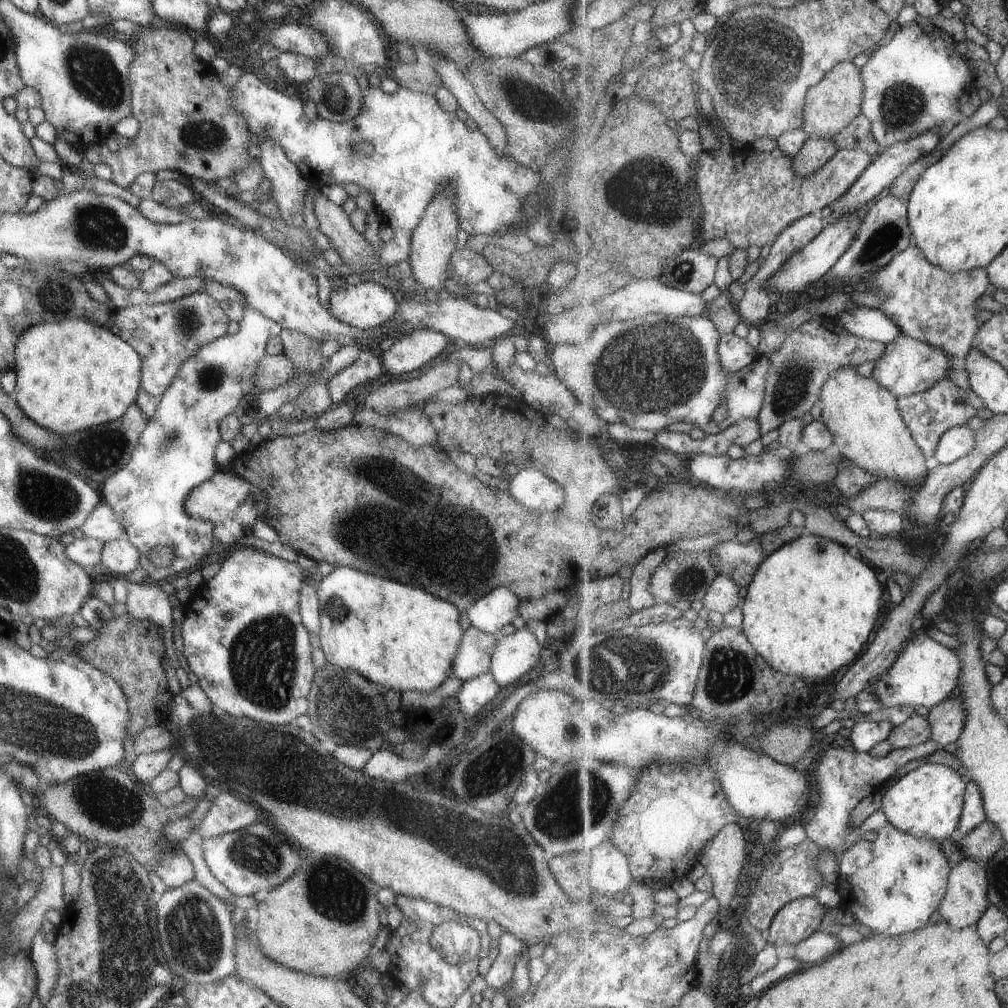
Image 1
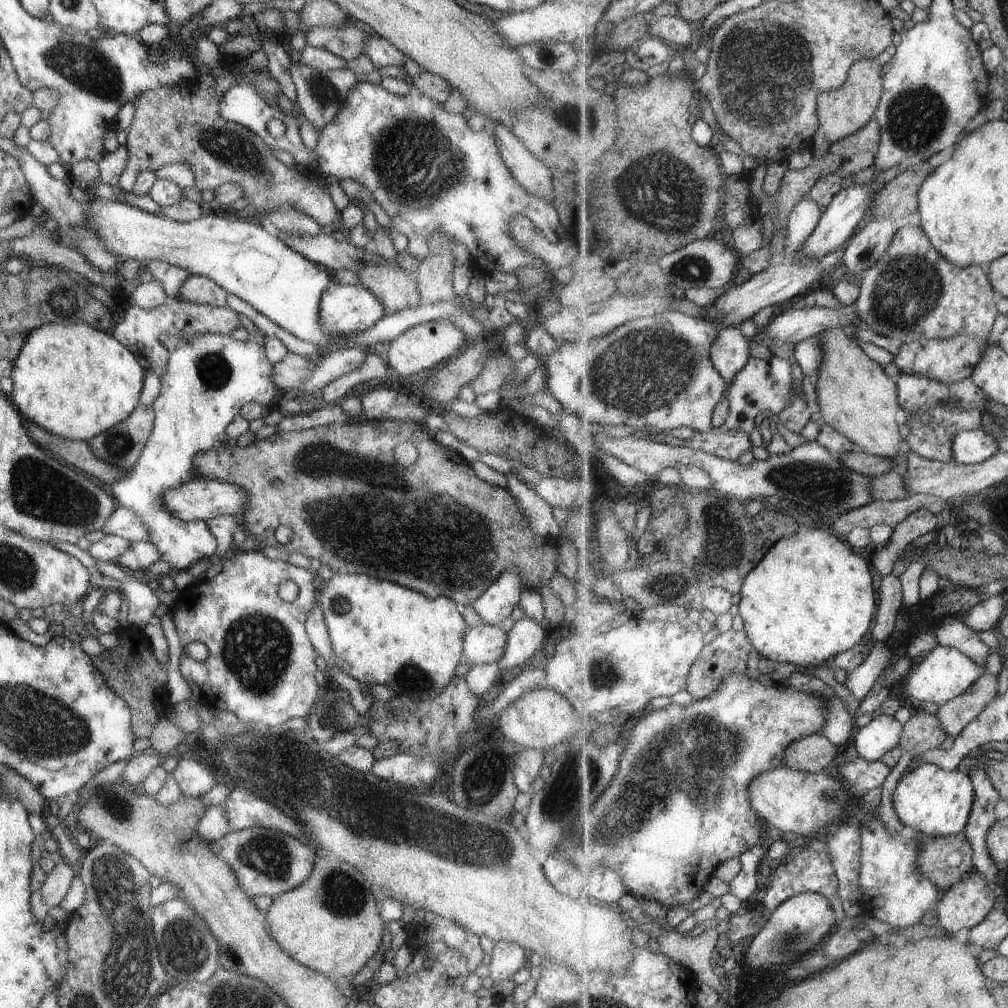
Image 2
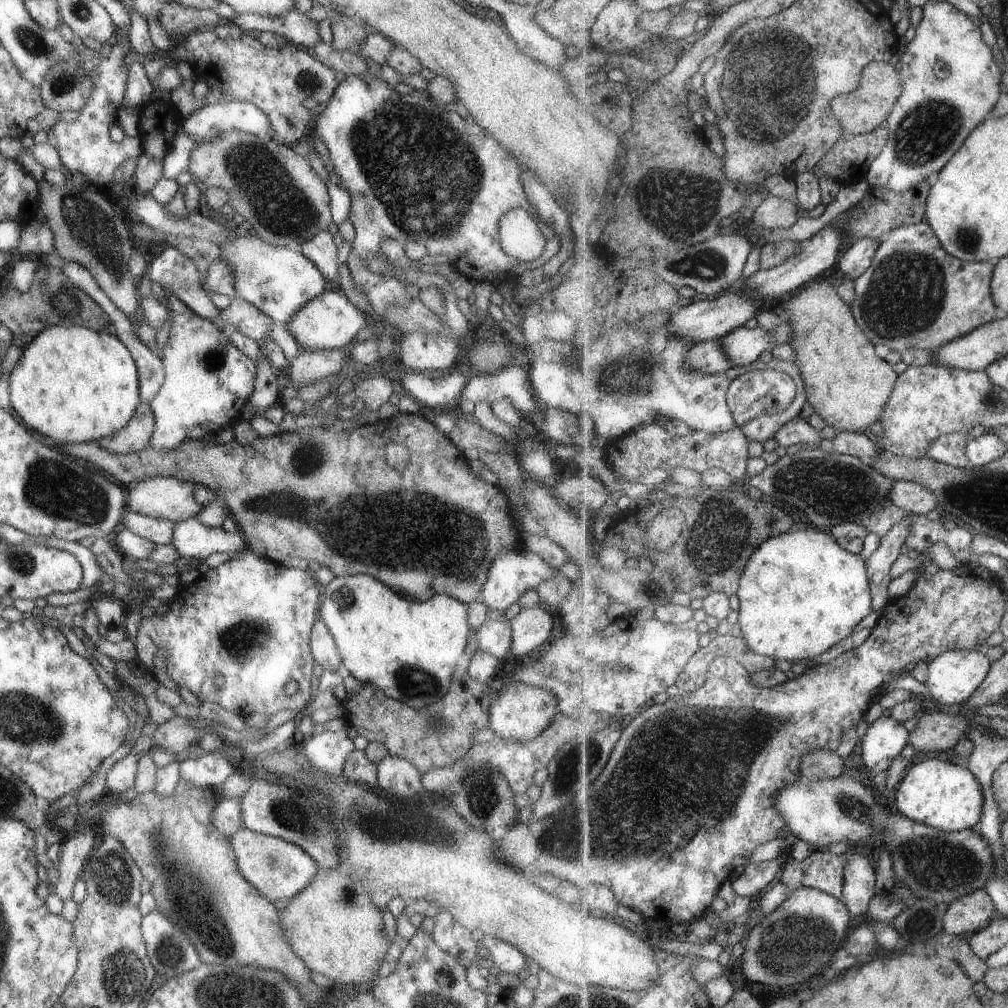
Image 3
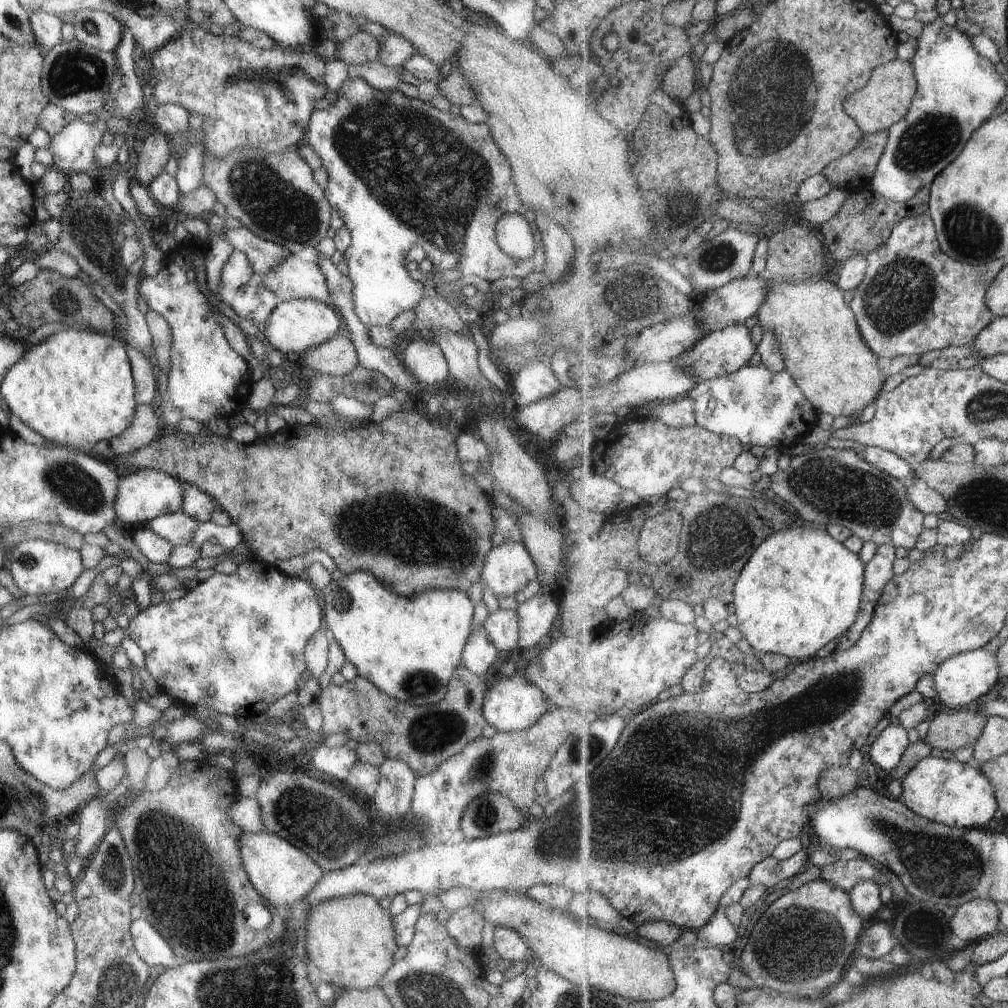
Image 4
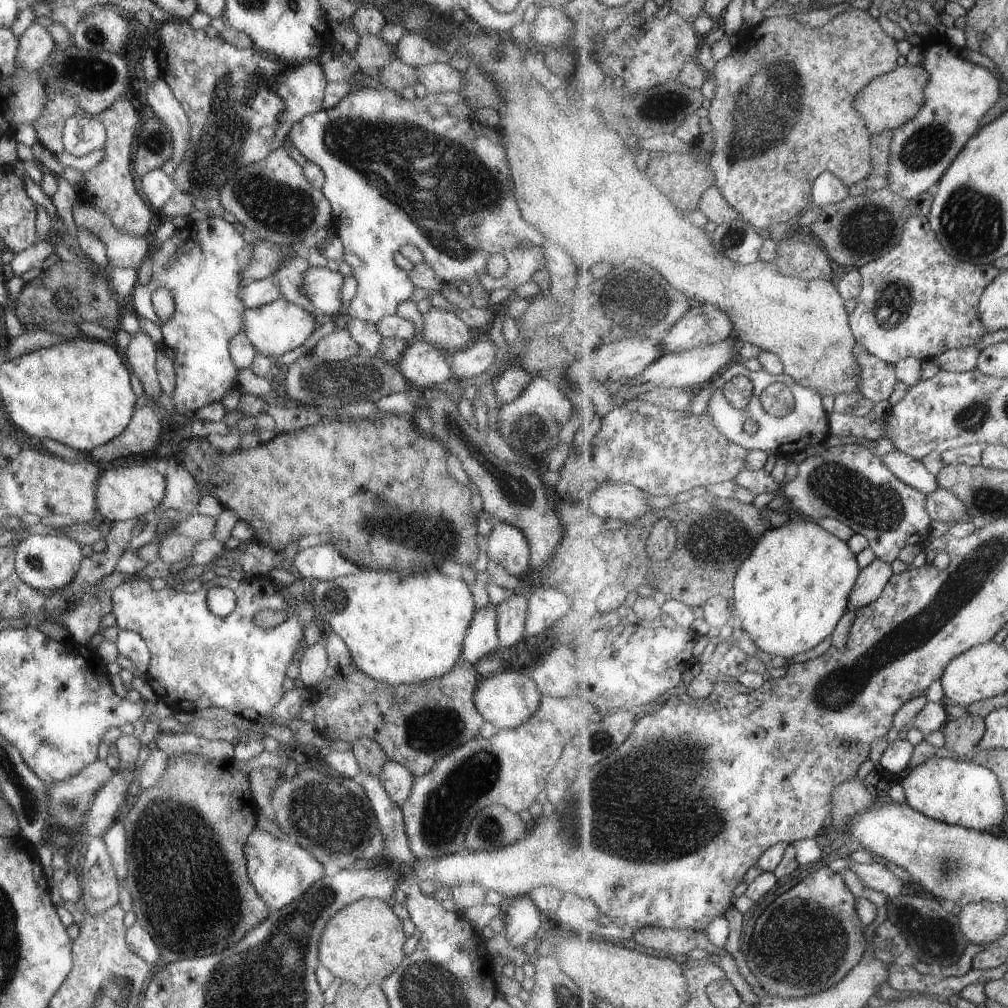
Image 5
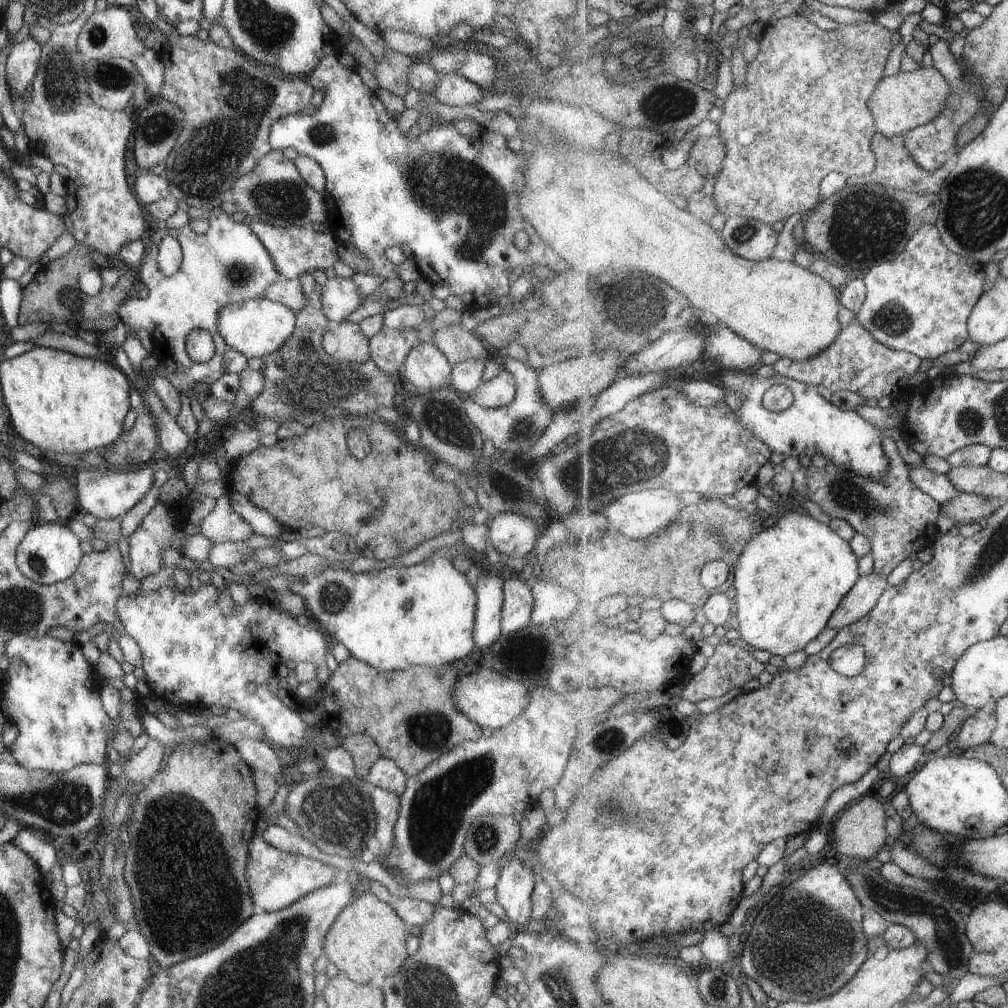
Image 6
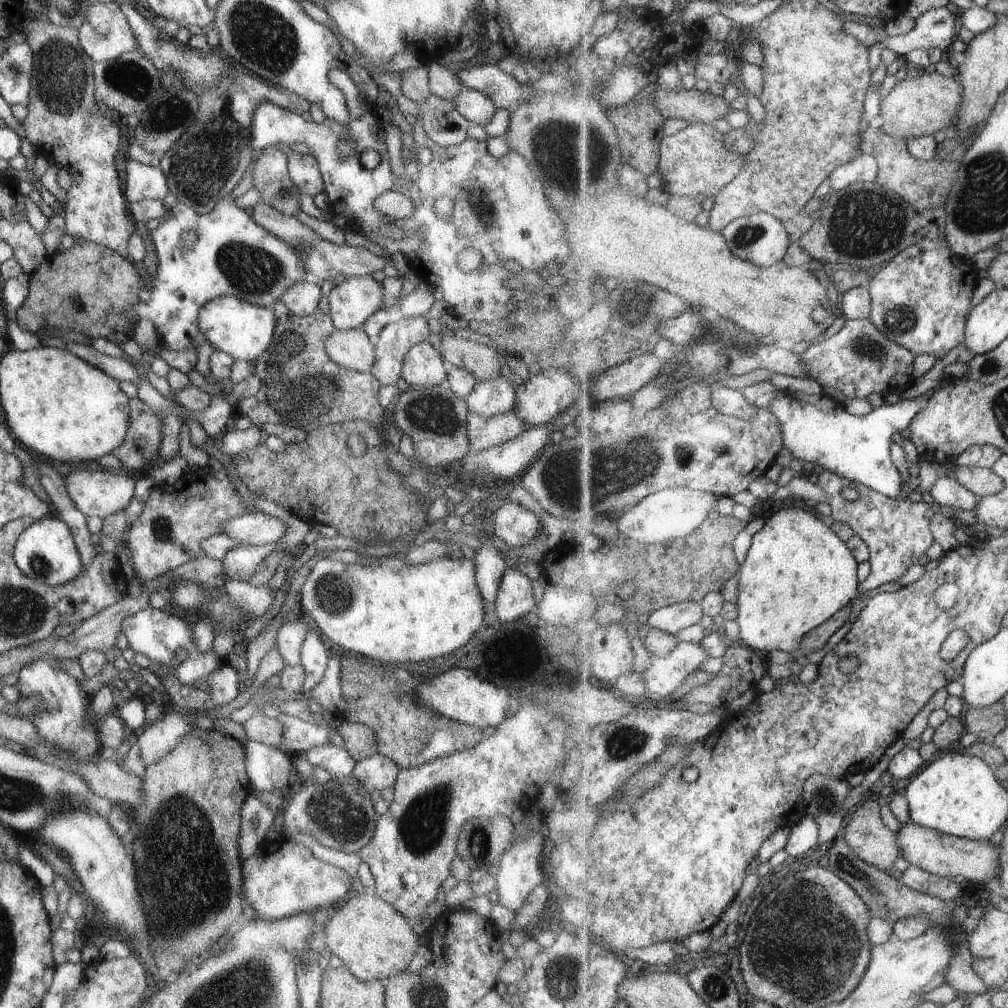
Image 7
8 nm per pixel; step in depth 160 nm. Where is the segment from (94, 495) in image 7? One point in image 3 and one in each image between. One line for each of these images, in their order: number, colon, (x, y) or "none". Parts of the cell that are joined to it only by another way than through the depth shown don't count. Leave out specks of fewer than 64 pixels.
3: (160, 497)
4: (143, 495)
5: (121, 493)
6: (104, 492)

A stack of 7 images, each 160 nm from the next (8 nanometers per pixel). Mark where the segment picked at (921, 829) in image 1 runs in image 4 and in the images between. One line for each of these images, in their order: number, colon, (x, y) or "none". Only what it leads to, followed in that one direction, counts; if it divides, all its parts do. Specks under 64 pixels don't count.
2: (929, 799)
3: (947, 796)
4: (959, 795)

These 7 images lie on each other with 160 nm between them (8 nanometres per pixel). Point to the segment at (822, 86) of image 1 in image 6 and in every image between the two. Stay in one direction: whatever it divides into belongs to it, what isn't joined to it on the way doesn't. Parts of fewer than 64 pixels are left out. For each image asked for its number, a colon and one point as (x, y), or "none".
2: (843, 112)
3: (862, 111)
4: (887, 99)
5: (893, 99)
6: (906, 100)

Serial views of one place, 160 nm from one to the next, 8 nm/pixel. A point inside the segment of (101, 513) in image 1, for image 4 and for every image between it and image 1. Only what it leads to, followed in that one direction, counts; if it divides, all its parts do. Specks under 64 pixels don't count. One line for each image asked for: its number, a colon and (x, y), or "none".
2: (122, 522)
3: (158, 531)
4: (176, 528)

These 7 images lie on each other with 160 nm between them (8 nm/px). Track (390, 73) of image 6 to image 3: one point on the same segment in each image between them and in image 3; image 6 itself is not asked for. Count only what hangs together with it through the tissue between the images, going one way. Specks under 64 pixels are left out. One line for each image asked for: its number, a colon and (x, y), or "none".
3: (347, 34)
4: (360, 47)
5: (372, 53)

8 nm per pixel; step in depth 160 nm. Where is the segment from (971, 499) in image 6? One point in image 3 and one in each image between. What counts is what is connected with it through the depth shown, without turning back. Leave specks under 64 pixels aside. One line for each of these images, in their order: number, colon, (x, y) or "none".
3: (915, 498)
4: (929, 501)
5: (944, 505)

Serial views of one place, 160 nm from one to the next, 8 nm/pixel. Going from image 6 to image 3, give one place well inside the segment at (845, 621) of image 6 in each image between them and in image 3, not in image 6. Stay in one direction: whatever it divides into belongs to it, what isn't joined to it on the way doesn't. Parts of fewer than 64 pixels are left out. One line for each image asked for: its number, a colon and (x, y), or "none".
3: (880, 564)
4: (880, 571)
5: (871, 582)

